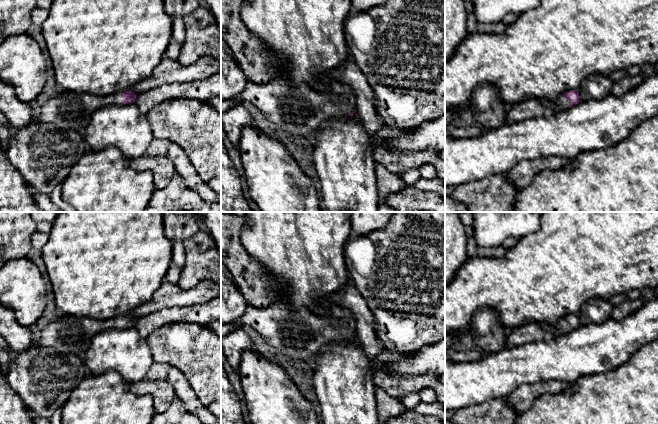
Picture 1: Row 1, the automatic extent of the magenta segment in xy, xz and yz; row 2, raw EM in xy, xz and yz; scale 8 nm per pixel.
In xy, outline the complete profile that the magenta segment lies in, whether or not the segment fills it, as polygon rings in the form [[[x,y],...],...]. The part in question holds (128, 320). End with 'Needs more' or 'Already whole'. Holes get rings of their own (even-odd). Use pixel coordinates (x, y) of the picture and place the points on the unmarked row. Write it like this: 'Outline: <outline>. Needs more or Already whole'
Outline: [[[66,314],[41,331],[36,345],[51,347],[61,354],[76,355],[84,360],[91,340],[96,334],[121,326],[123,328],[134,327],[136,321],[131,314],[106,320]]]. Needs more

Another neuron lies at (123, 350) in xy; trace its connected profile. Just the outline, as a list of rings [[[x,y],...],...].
[[[121,326],[96,334],[84,362],[93,374],[113,370],[128,383],[134,383],[146,378],[154,361],[146,338],[139,335],[135,326]]]

